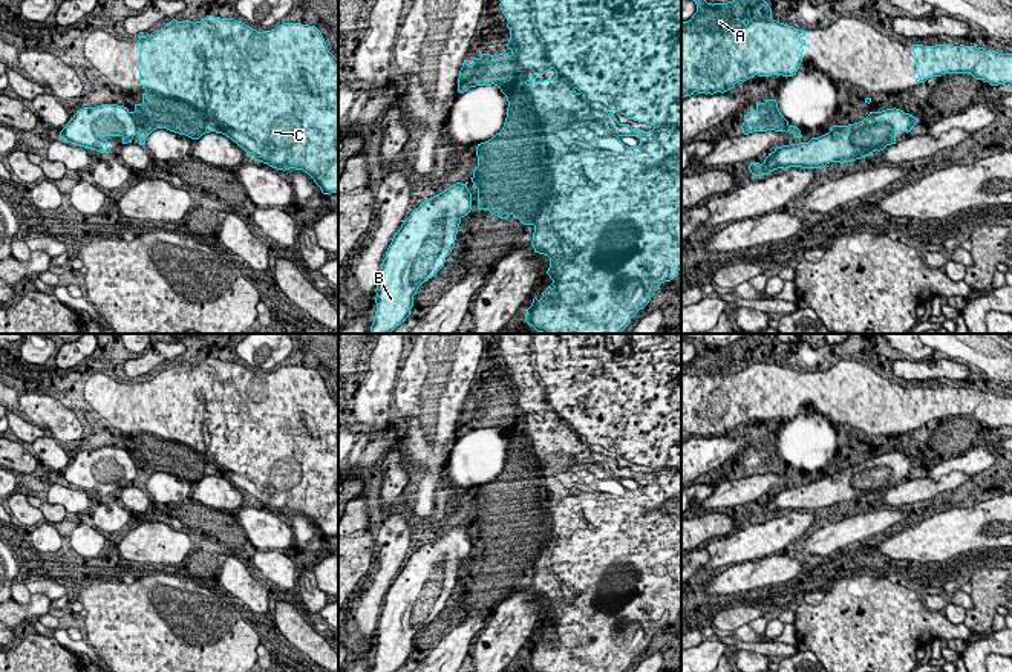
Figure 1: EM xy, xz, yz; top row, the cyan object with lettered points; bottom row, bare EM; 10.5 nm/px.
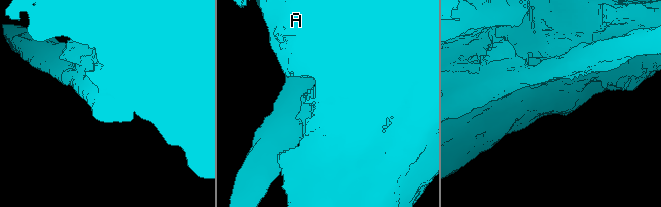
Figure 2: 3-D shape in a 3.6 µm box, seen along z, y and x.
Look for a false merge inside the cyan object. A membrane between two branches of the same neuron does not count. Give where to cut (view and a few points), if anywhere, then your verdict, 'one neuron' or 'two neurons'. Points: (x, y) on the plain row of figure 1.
cut xy (120, 449), (132, 459), (138, 475); two neurons

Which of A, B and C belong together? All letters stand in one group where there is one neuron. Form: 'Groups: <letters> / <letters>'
Groups: A C / B

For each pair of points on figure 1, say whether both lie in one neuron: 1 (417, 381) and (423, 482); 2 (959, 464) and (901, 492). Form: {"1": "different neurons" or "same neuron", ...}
{"1": "same neuron", "2": "different neurons"}

